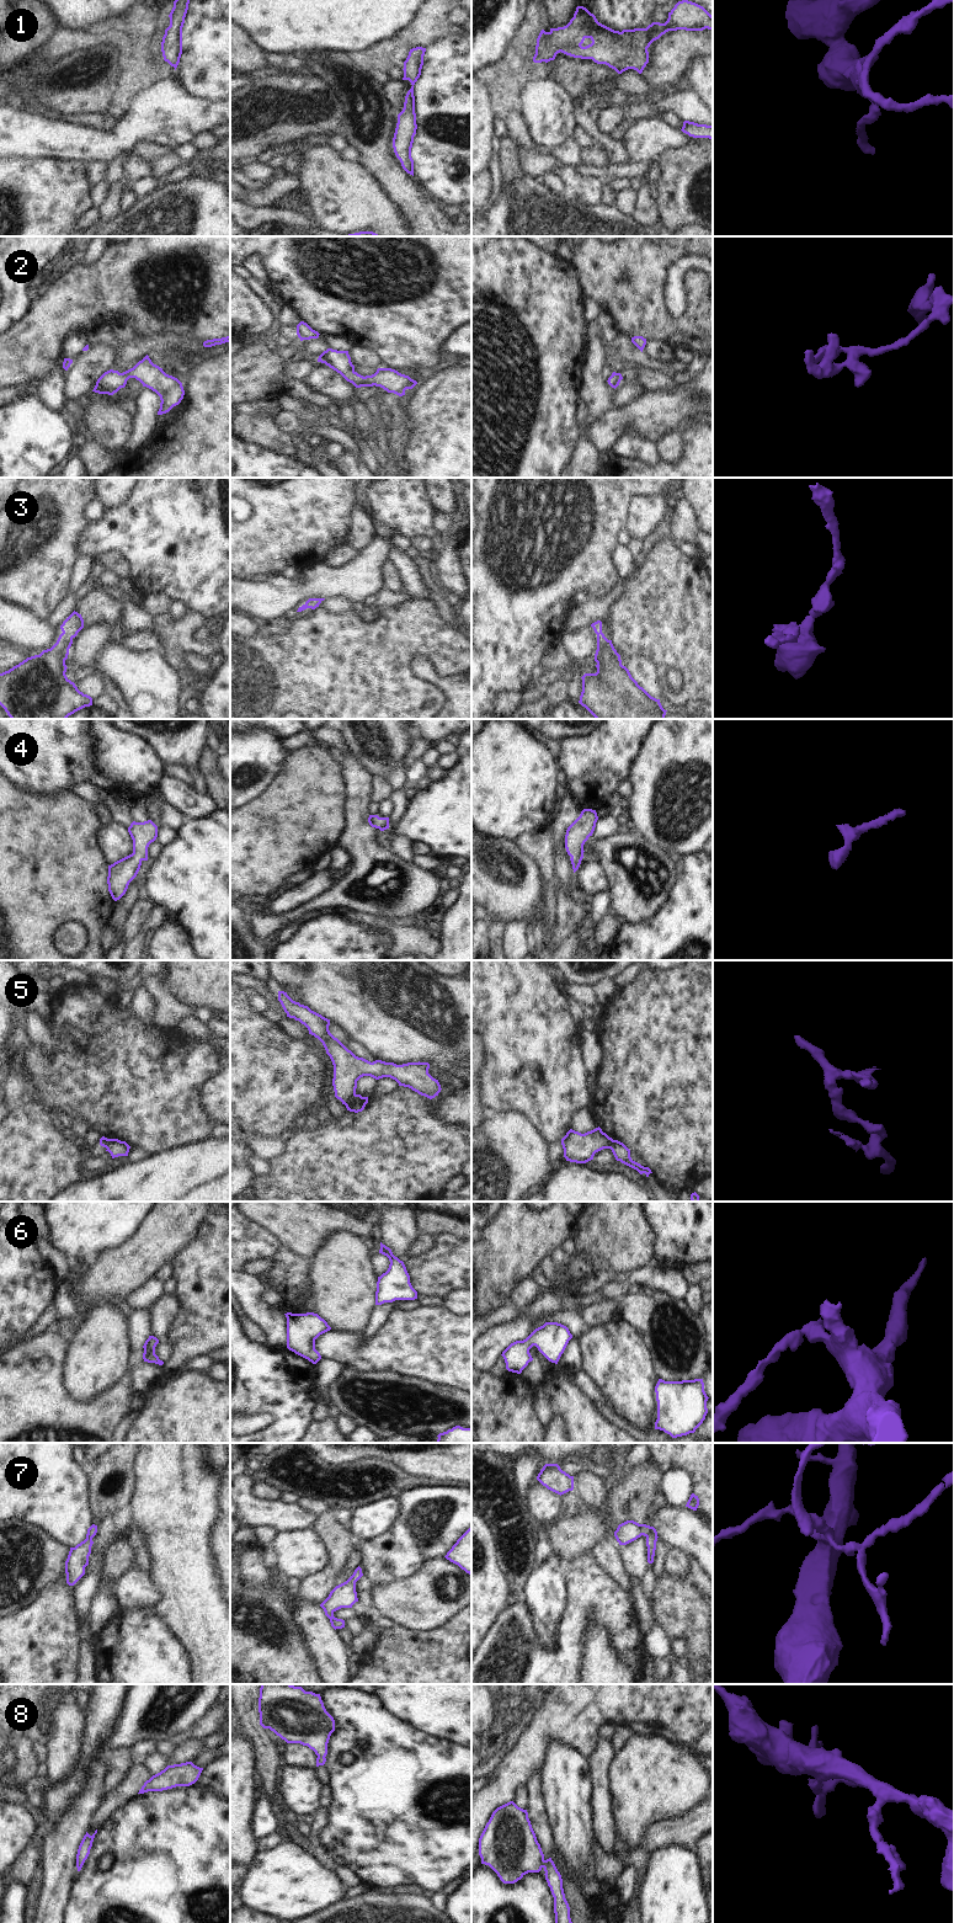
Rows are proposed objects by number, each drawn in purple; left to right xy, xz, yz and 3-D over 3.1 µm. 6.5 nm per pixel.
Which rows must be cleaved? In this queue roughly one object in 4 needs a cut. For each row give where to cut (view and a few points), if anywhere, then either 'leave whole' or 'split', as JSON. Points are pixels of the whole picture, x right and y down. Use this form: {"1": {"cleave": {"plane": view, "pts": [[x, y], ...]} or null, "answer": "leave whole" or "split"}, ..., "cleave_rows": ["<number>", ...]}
{"1": {"cleave": null, "answer": "leave whole"}, "2": {"cleave": null, "answer": "leave whole"}, "3": {"cleave": null, "answer": "leave whole"}, "4": {"cleave": null, "answer": "leave whole"}, "5": {"cleave": {"plane": "xz", "pts": [[356, 1095], [345, 1104]]}, "answer": "split"}, "6": {"cleave": null, "answer": "leave whole"}, "7": {"cleave": {"plane": "yz", "pts": [[650, 1527], [645, 1535]]}, "answer": "split"}, "8": {"cleave": null, "answer": "leave whole"}, "cleave_rows": ["5", "7"]}

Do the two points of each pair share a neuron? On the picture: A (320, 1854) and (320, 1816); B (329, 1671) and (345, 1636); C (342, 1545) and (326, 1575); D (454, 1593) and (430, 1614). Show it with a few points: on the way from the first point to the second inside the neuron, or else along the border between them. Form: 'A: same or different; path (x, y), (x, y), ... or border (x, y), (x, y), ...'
A: same; path (316, 1844), (316, 1826)
B: different; border (335, 1630), (335, 1634), (347, 1647)
C: different; border (328, 1565), (336, 1572)
D: same; path (448, 1596), (436, 1608)

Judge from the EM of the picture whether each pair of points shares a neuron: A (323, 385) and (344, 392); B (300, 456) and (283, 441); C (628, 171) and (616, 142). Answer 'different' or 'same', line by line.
A: same
B: different
C: different

